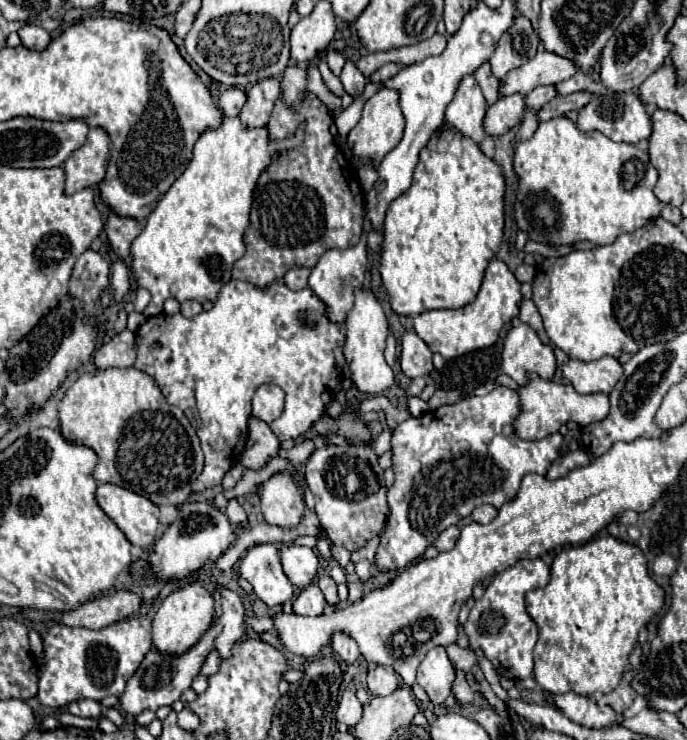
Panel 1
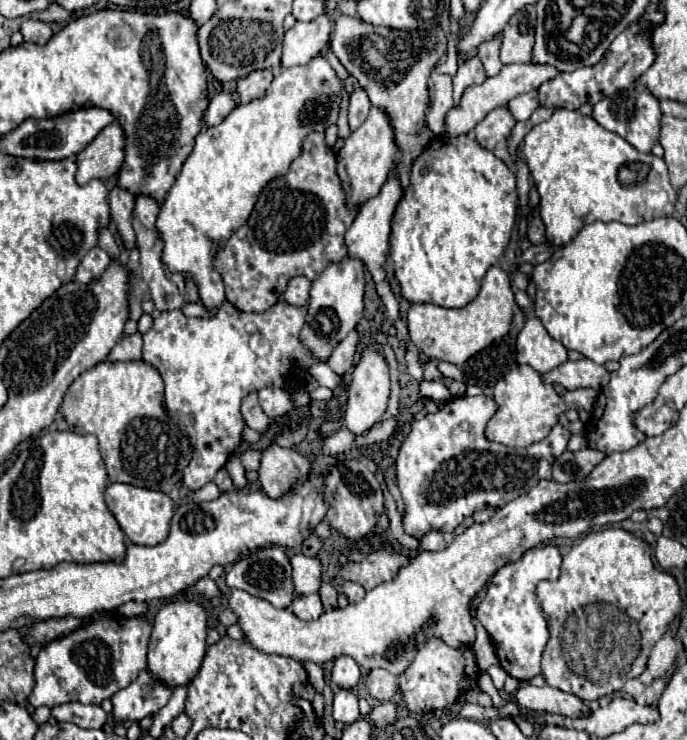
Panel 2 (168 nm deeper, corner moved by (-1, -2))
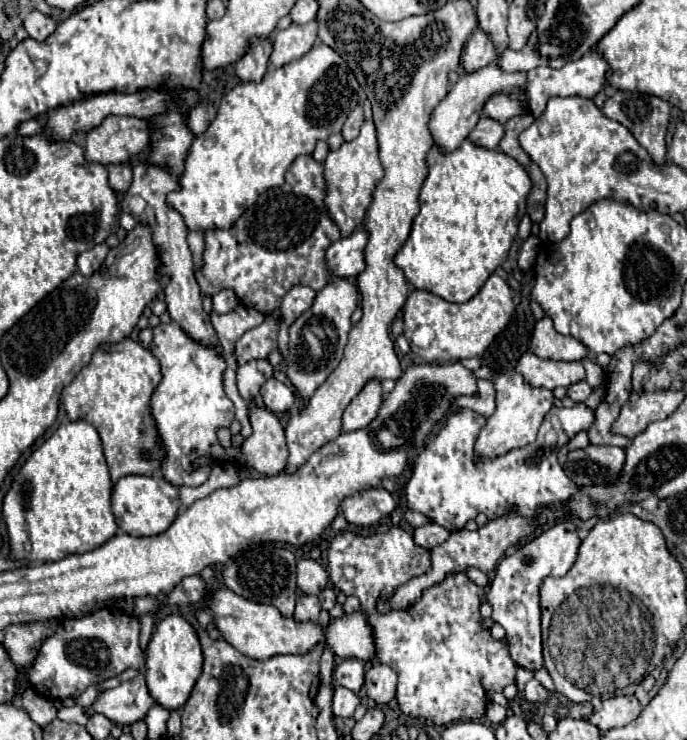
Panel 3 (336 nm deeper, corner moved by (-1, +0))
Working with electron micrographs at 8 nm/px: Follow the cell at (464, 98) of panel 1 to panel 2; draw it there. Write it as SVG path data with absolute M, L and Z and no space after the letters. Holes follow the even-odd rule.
M477 57L463 61L459 65L457 75L453 77L453 101L457 105L457 101L461 101L461 93L465 93L465 89L469 89L469 85L481 85L481 81L485 81L485 71L483 65Z

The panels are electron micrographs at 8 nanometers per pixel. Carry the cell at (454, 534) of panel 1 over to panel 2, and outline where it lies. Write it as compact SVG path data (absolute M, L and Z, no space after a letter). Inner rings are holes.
M431 531L421 539L421 547L425 551L441 551L445 549L449 543L453 541L451 533L443 533L443 531Z

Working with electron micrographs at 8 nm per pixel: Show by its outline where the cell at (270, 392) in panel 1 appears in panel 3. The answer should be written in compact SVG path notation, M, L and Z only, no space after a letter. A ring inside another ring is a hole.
M273 377L263 383L261 395L263 395L265 407L267 407L269 411L273 411L273 413L289 411L289 409L293 407L293 403L295 403L293 391L291 391L285 383L281 383L281 381L273 379Z

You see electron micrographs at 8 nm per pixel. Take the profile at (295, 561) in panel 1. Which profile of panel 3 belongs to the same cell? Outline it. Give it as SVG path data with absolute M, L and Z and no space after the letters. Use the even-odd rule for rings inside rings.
M301 559L297 563L297 587L305 595L319 595L327 587L327 571L313 559Z

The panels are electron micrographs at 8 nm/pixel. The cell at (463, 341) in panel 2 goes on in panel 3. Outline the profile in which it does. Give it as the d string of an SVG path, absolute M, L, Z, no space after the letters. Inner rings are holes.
M493 273L481 291L469 299L467 303L449 303L429 291L413 289L403 307L403 321L405 321L405 337L411 341L411 335L417 331L419 325L429 325L435 331L435 339L429 347L417 347L411 341L413 353L417 353L423 361L429 363L447 363L455 359L469 359L479 357L491 345L491 341L505 329L514 314L513 290L503 277Z

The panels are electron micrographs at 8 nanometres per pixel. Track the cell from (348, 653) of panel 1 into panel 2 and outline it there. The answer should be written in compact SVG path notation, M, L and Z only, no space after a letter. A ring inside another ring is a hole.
M341 655L333 661L333 681L343 687L343 689L351 689L357 685L359 681L359 665L353 661L353 657L349 655Z

